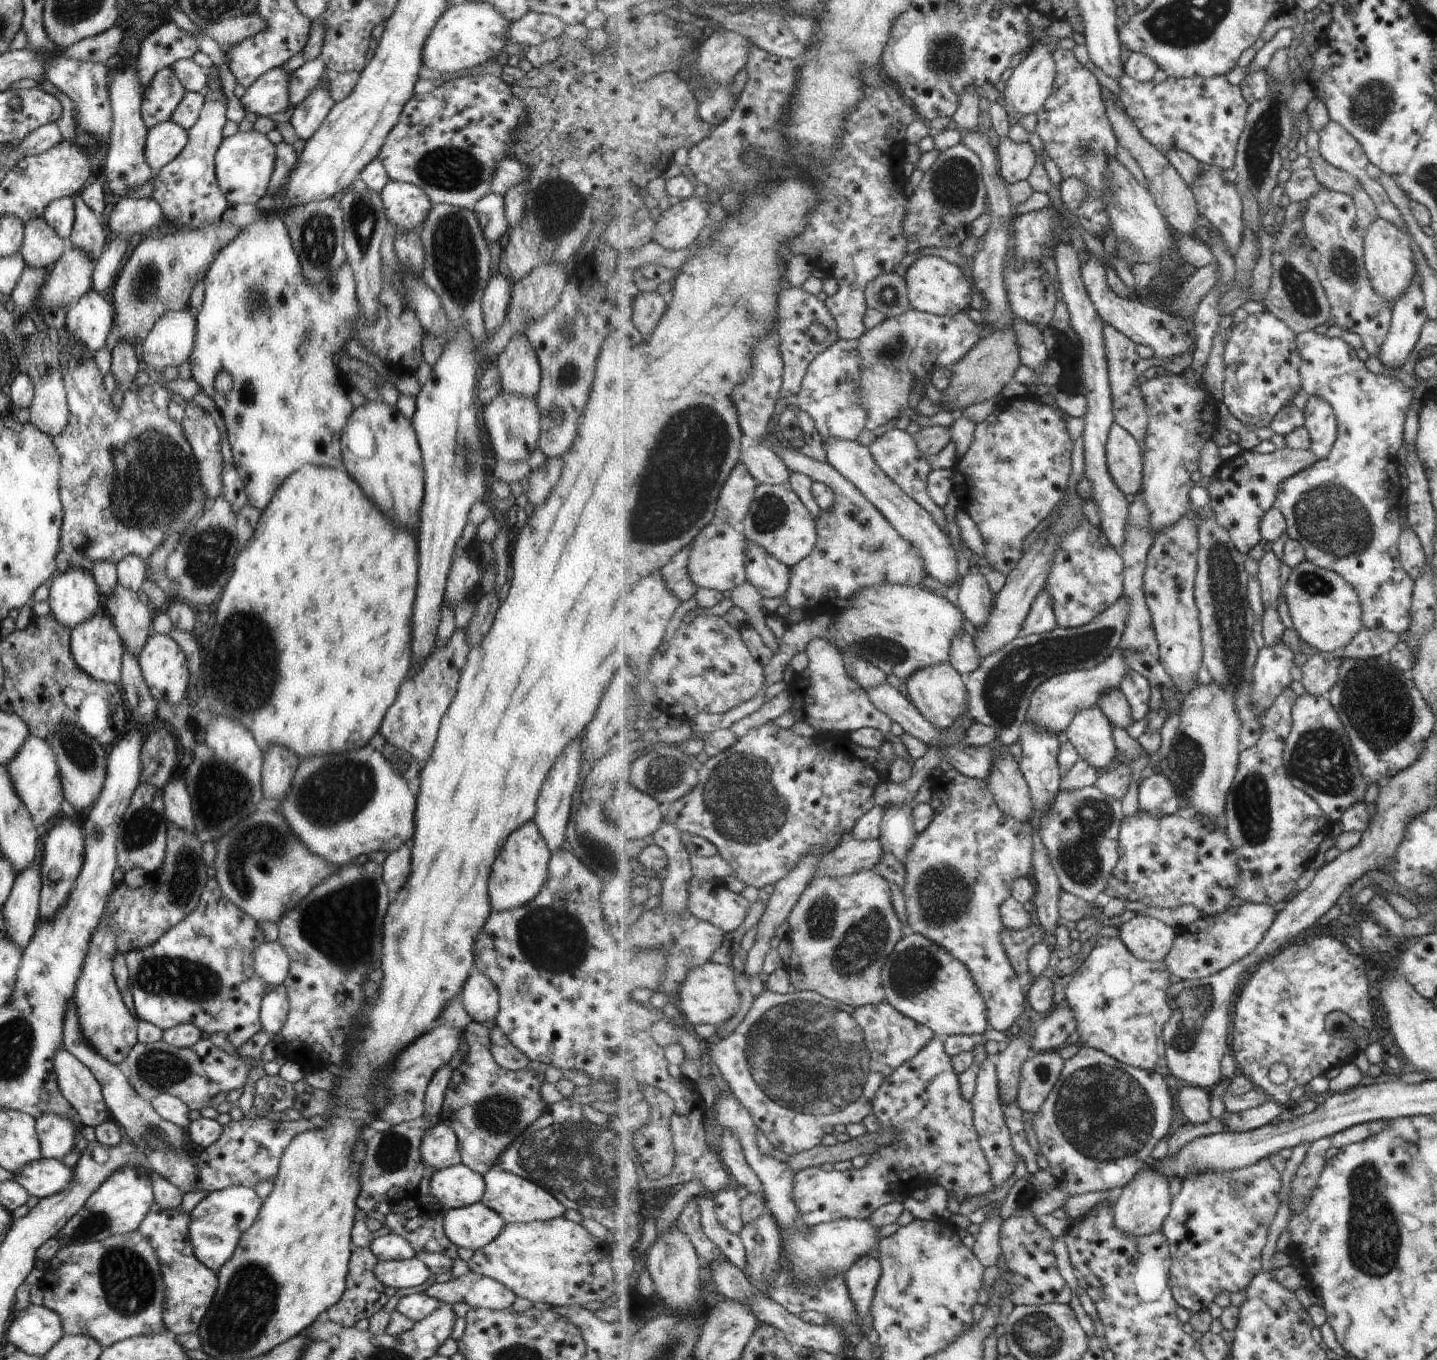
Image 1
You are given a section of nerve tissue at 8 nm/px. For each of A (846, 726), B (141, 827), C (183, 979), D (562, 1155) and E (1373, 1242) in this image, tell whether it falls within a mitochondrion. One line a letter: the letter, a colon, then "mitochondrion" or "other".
A: other
B: mitochondrion
C: mitochondrion
D: mitochondrion
E: mitochondrion

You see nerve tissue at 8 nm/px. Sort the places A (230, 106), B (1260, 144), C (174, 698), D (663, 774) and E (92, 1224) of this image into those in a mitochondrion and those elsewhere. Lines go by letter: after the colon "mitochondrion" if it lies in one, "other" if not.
A: other
B: mitochondrion
C: other
D: mitochondrion
E: mitochondrion

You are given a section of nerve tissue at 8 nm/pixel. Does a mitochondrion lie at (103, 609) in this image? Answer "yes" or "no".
no

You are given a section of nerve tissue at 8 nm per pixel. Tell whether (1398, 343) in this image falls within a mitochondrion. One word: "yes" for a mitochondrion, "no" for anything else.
no

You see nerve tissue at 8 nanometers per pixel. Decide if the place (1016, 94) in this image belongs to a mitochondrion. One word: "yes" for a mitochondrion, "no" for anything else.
no

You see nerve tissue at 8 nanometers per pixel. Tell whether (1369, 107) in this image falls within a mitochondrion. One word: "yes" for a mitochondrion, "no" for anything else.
yes

